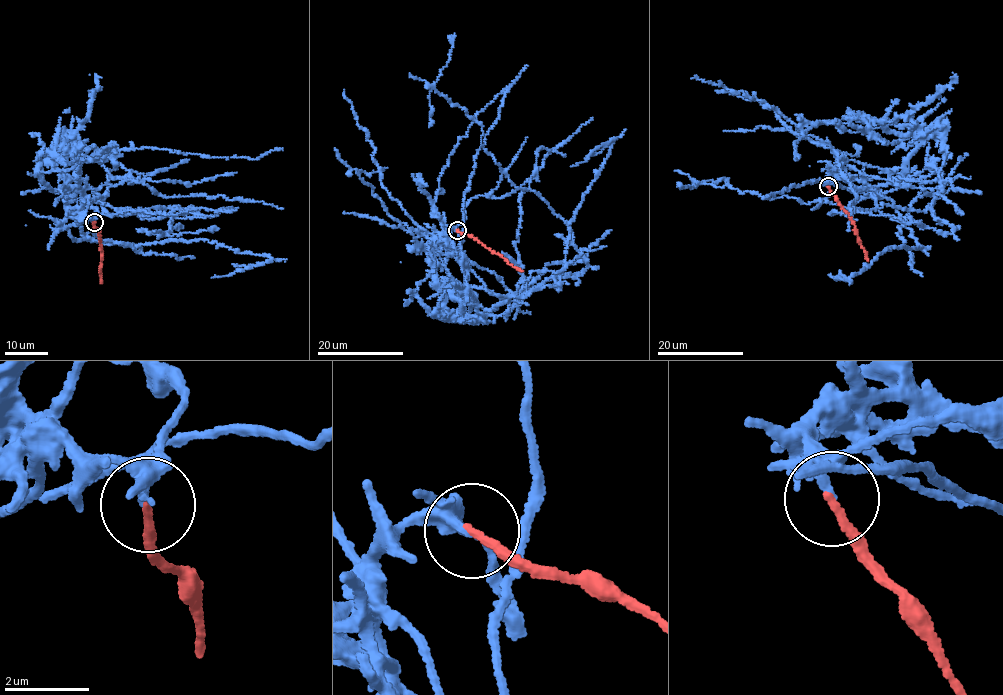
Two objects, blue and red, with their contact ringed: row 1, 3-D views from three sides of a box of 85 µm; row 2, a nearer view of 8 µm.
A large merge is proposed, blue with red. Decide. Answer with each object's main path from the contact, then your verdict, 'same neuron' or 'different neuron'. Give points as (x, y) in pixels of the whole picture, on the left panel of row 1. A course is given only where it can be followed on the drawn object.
blue via (94, 222), (67, 213), (65, 180), (117, 209), (193, 207), (164, 234), (219, 229) | red via (94, 222), (100, 241), (101, 282) | different neuron

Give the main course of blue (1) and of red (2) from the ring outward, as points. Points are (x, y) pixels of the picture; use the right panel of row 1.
1: (827, 186), (838, 176), (881, 185), (929, 165), (941, 174), (931, 209), (955, 227), (679, 187)
2: (827, 186), (841, 208), (848, 214), (868, 260)

